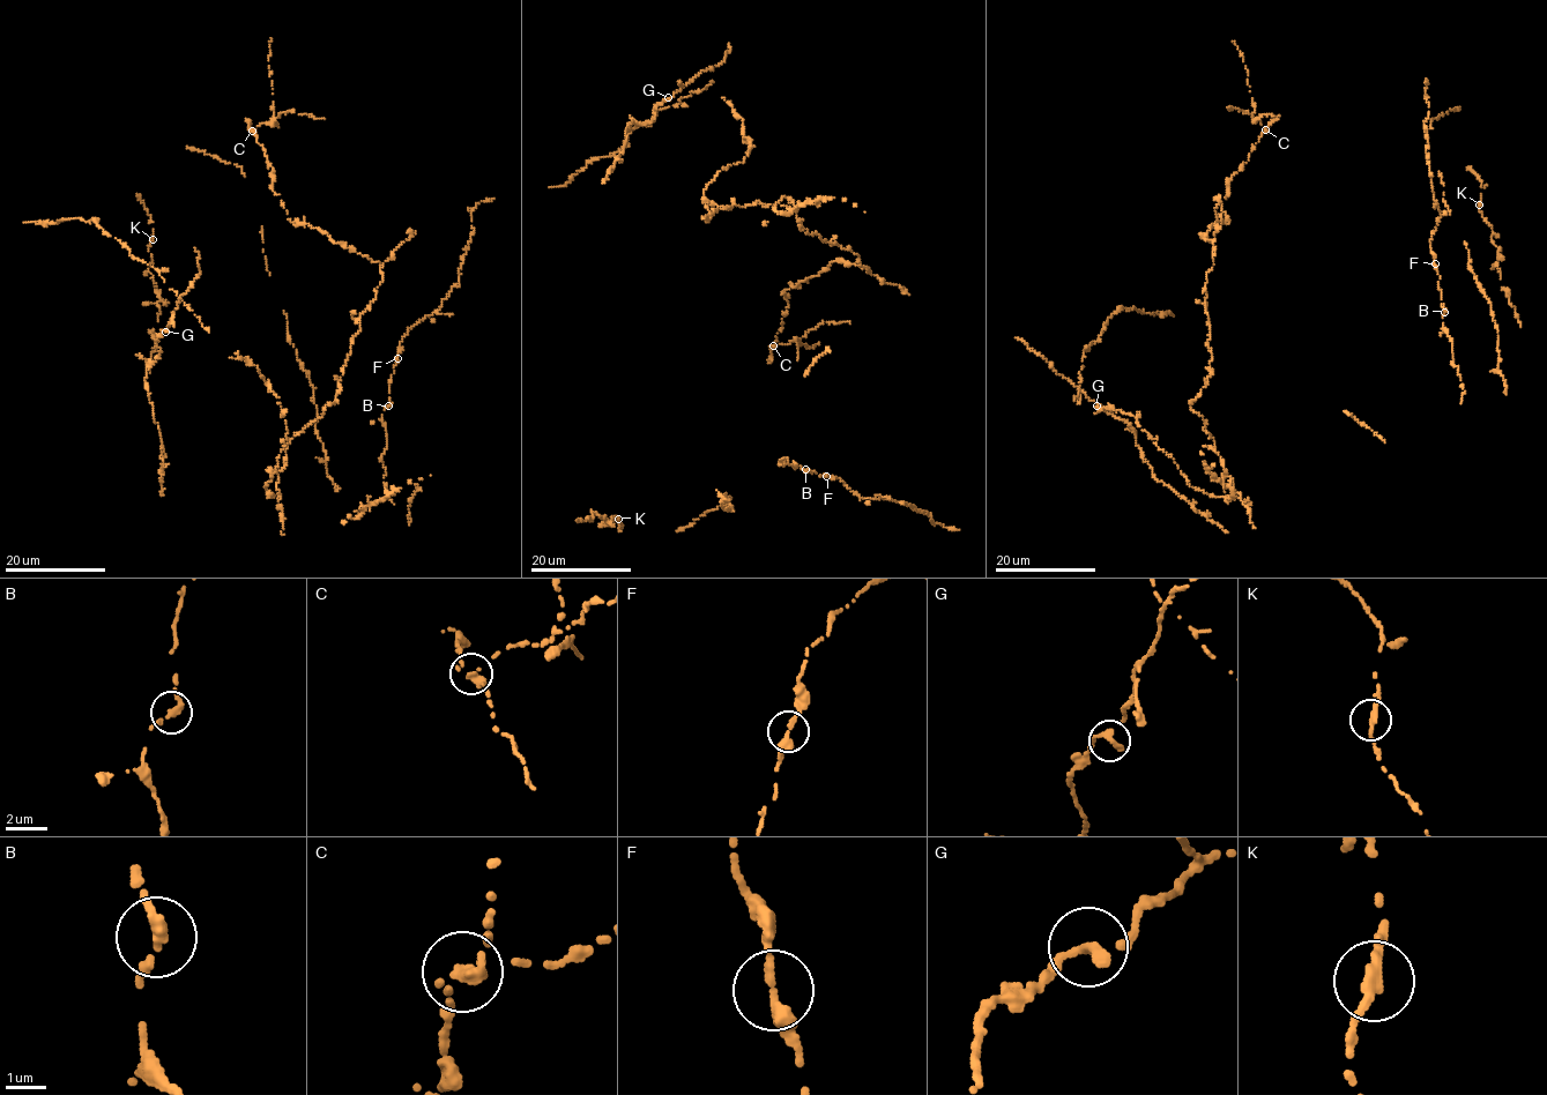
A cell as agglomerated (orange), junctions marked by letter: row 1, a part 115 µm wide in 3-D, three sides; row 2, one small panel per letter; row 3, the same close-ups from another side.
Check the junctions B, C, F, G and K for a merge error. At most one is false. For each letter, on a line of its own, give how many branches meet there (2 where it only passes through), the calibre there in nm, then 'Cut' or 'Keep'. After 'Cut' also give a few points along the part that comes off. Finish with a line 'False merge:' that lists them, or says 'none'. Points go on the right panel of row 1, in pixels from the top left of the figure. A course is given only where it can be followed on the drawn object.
B: Branches: 2. Thickness 280 nm. Keep
C: Branches: 2. Thickness 280 nm. Cut. Course of the part to remove: (1265, 128), (1252, 116), (1255, 107), (1249, 91), (1248, 71), (1233, 42)
F: Branches: 2. Thickness 280 nm. Keep
G: Branches: 2. Thickness 260 nm. Keep
K: Branches: 2. Thickness 280 nm. Keep
False merge: C

